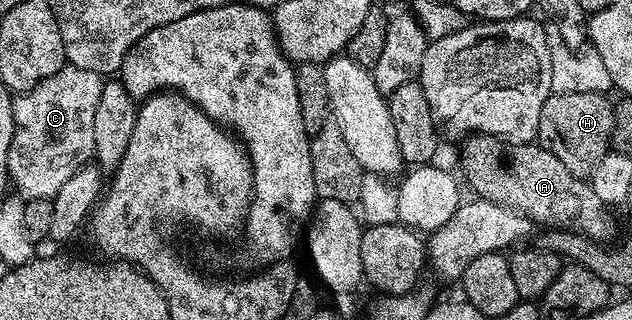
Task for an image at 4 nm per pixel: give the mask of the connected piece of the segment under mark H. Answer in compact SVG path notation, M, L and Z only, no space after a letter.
M551 92L549 99L544 103L540 111L540 123L538 124L537 144L542 148L552 151L572 175L586 179L590 173L604 159L606 153L611 152L612 127L614 126L614 101L605 93L590 94L560 94Z

